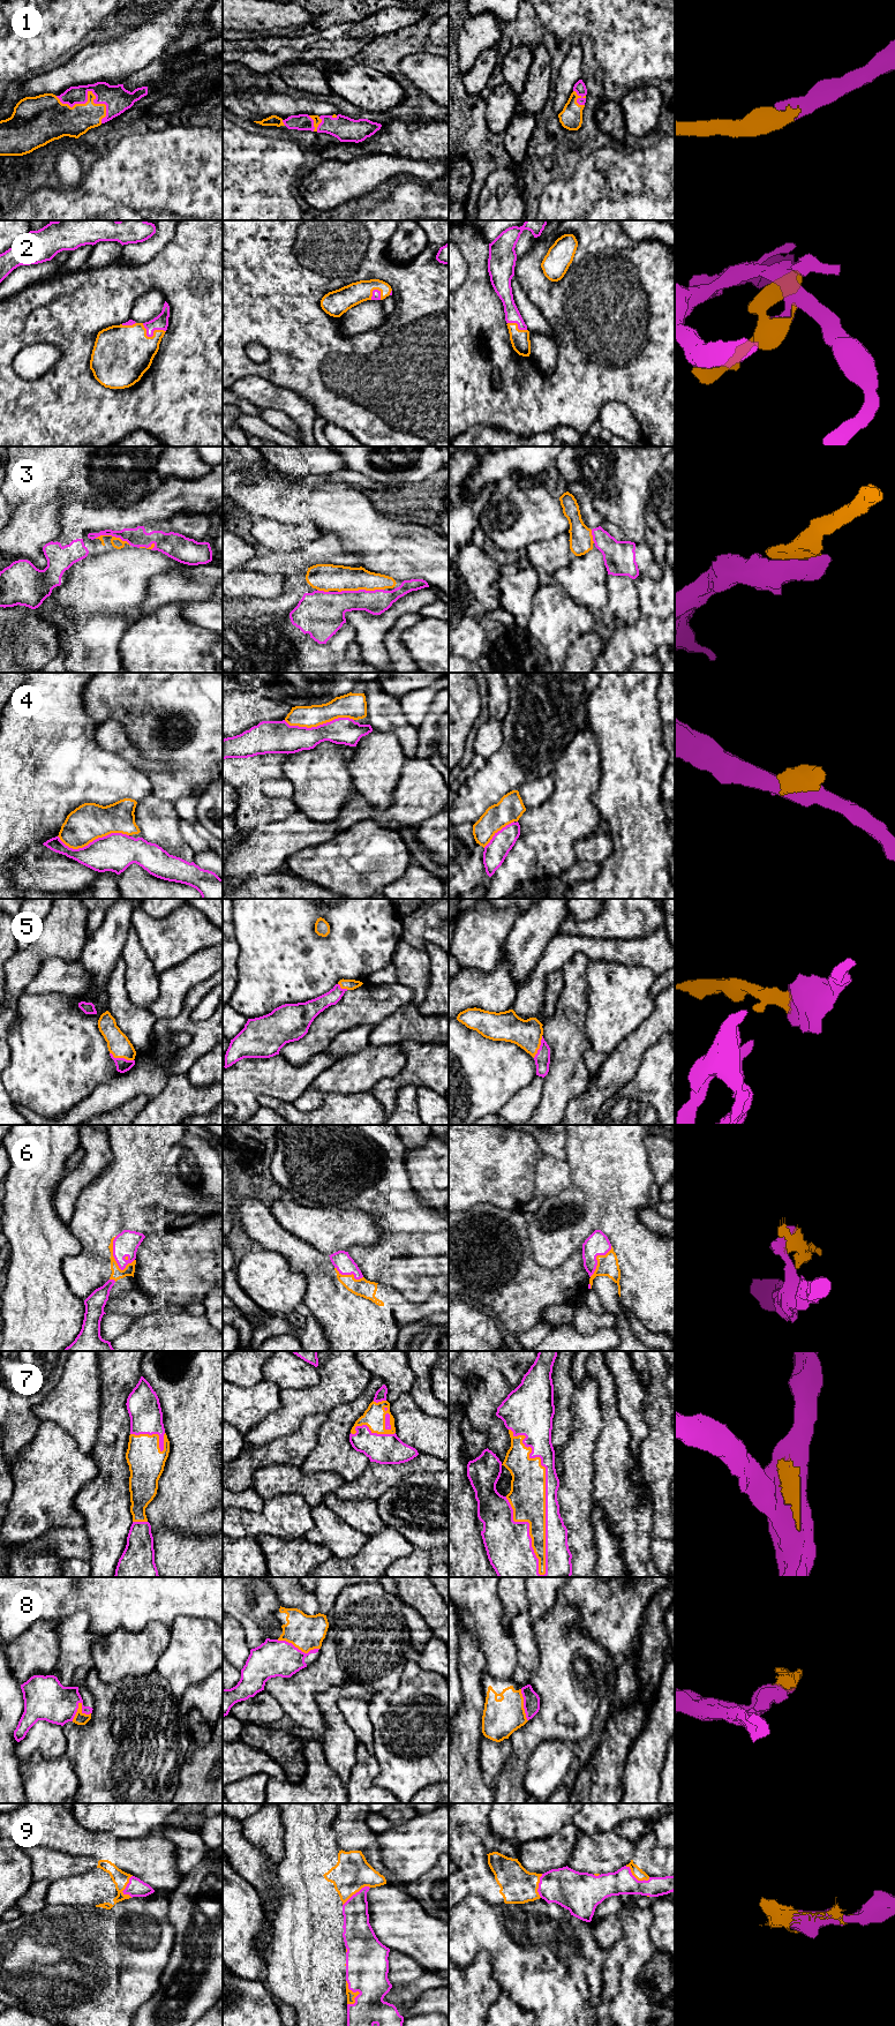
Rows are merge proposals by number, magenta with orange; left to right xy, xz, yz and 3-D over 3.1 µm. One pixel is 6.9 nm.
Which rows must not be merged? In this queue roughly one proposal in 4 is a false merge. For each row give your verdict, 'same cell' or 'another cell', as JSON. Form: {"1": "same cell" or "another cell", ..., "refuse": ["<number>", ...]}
{"1": "same cell", "2": "same cell", "3": "same cell", "4": "another cell", "5": "same cell", "6": "same cell", "7": "same cell", "8": "same cell", "9": "same cell", "refuse": ["4"]}

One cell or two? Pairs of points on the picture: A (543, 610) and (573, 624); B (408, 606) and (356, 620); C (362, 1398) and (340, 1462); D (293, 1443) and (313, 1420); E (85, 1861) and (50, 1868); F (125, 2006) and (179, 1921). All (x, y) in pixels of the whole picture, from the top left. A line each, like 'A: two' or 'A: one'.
A: one
B: one
C: one
D: one
E: one
F: two

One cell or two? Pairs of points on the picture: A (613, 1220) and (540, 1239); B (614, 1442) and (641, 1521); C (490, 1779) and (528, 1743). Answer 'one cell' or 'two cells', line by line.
A: two cells
B: one cell
C: two cells

